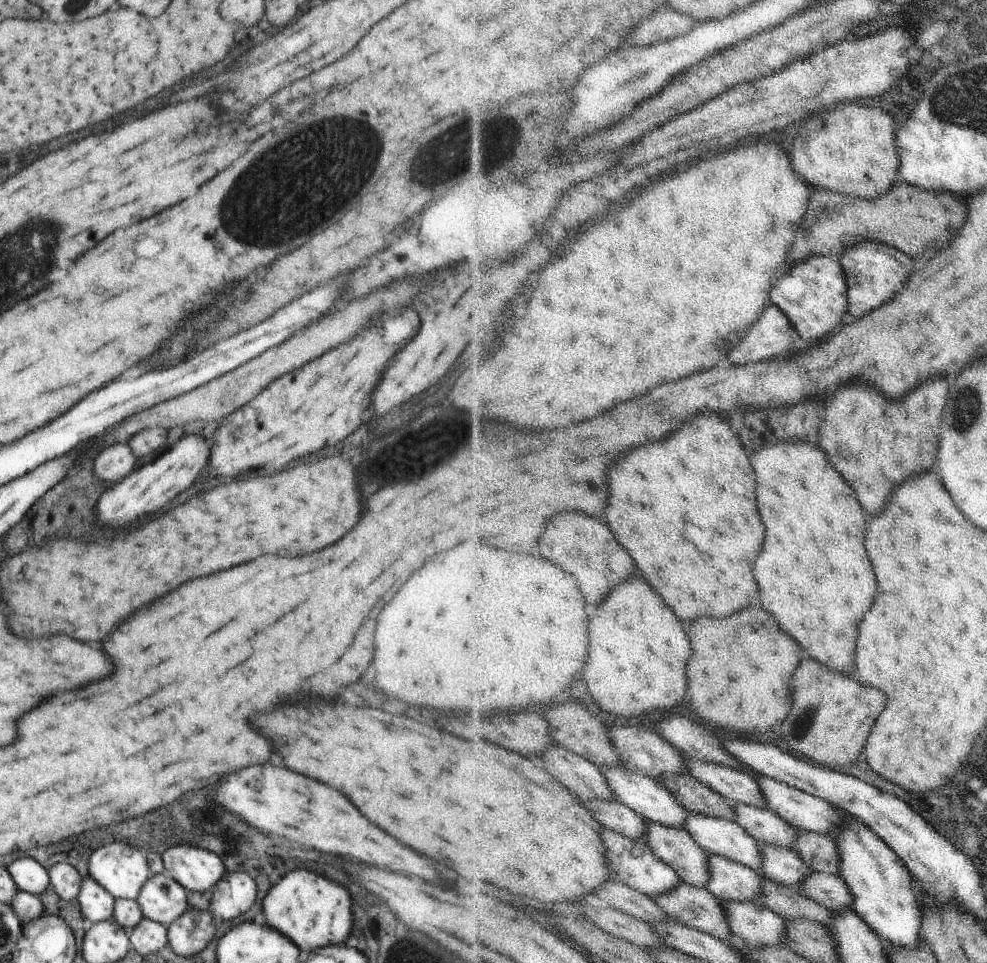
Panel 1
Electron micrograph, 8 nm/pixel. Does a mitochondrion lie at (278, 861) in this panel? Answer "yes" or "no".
no

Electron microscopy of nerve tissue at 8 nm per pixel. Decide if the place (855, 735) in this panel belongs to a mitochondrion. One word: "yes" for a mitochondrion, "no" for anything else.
no

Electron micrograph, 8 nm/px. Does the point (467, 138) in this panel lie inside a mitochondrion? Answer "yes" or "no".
yes

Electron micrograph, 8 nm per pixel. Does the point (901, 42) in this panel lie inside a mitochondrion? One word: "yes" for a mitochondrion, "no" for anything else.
no

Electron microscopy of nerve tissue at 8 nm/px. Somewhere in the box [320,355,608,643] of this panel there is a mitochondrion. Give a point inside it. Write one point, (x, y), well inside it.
(411, 469)

